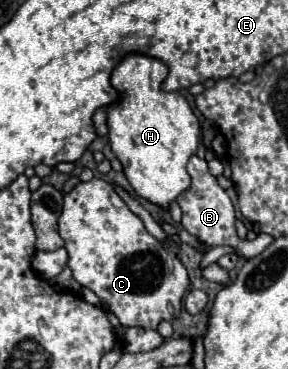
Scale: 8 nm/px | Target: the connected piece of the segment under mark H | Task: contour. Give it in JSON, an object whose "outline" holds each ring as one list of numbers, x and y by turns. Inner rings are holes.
{"outline":[[143,54,125,56,113,70,111,84,121,98,107,108,107,122,111,150,119,158,135,194,169,210,169,204,191,186,185,166,197,150,199,122,179,92,161,90,165,78,167,66,161,60]]}

